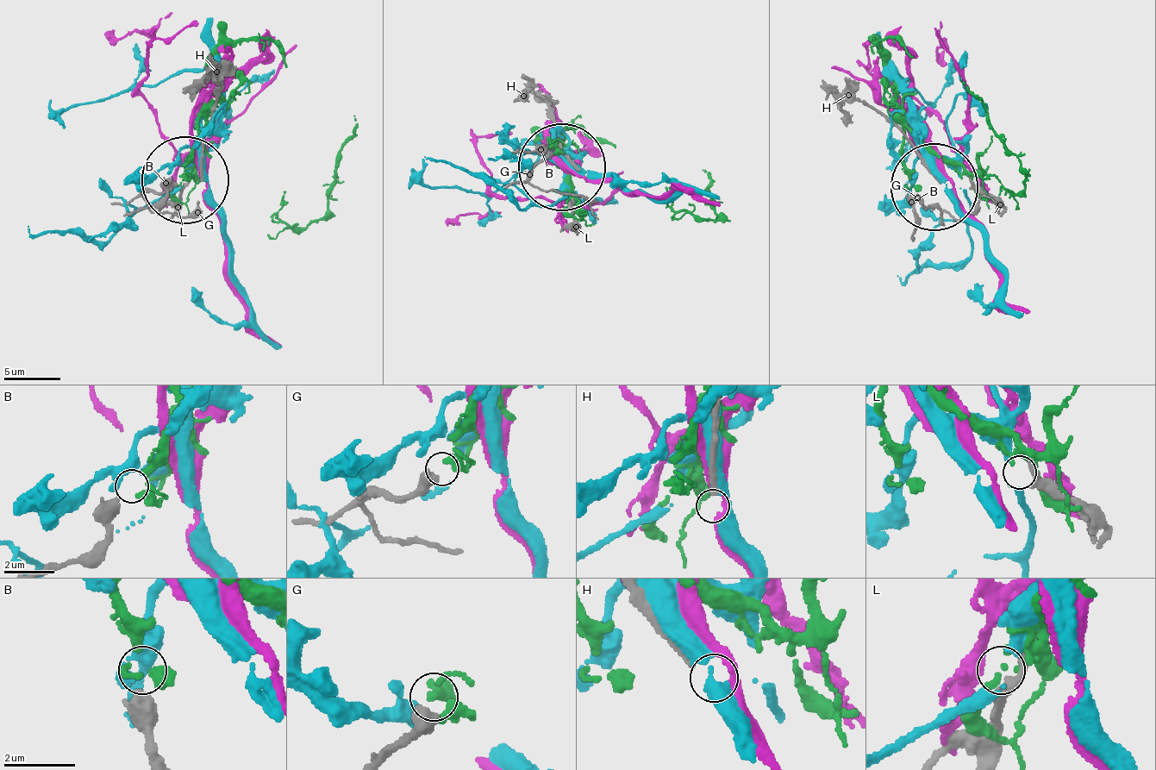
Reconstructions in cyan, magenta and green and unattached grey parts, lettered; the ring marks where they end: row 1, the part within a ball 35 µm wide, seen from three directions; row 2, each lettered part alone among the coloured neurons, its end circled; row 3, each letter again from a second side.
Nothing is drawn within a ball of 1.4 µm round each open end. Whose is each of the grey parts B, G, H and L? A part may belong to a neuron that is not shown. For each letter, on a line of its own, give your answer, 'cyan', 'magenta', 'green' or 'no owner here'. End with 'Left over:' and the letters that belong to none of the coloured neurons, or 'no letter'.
B: green
G: no owner here
H: no owner here
L: cyan
Left over: G, H

